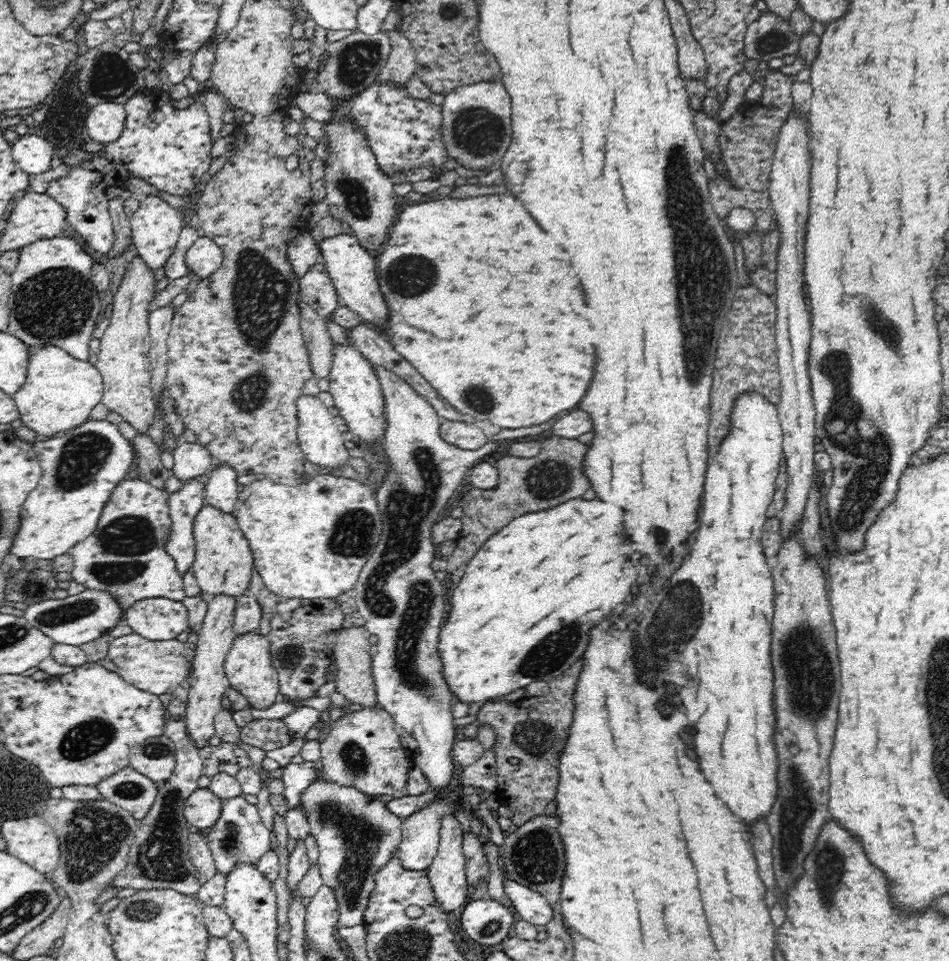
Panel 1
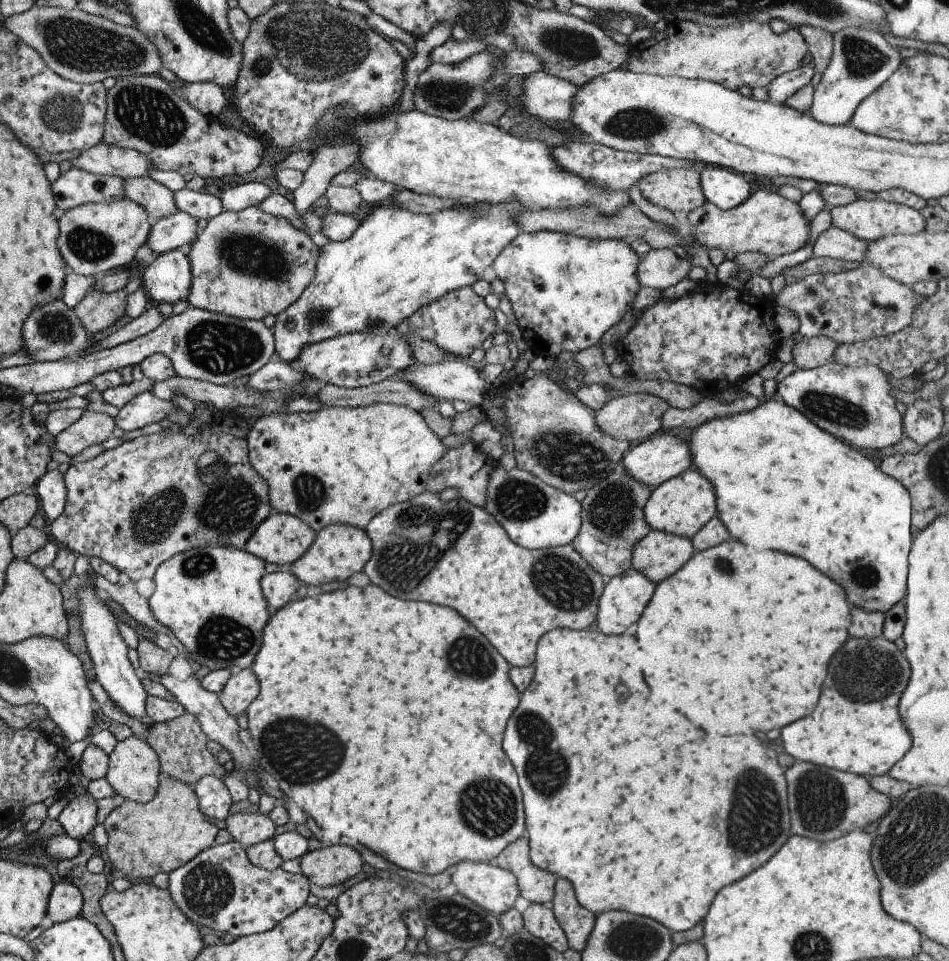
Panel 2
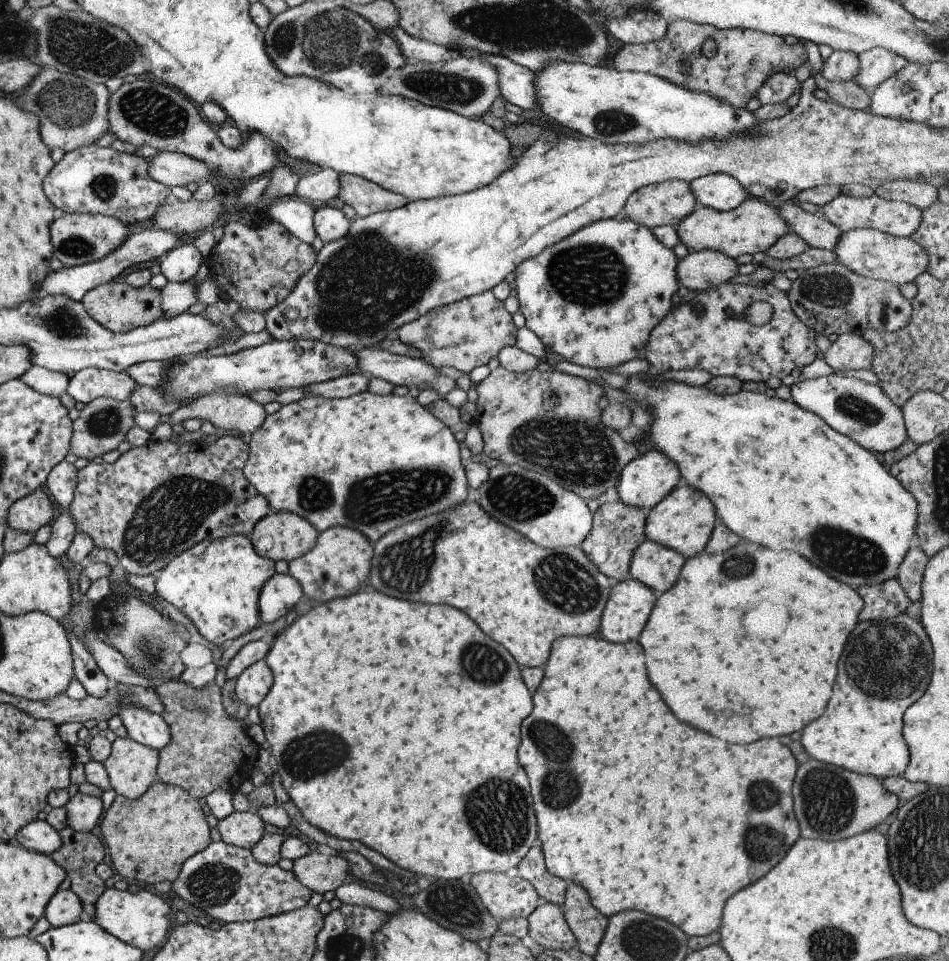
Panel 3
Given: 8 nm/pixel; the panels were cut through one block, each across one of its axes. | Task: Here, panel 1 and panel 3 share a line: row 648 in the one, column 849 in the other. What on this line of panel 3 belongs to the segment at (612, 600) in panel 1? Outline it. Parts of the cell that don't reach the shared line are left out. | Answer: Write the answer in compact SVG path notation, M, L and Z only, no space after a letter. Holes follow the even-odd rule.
M649 367L646 372L625 377L628 382L625 382L625 387L619 390L625 393L628 402L635 402L637 406L645 408L651 414L649 440L651 440L653 448L677 464L681 478L691 488L699 490L713 504L715 516L731 532L735 532L739 538L745 538L753 544L759 544L759 546L767 546L773 550L793 550L793 552L805 556L813 566L823 570L827 576L835 576L839 582L843 582L851 588L856 589L863 585L885 582L896 576L902 558L915 541L916 500L889 474L889 471L885 470L871 452L859 446L854 440L845 438L845 435L835 434L835 430L831 430L821 418L815 418L815 414L801 410L793 401L779 400L777 397L769 397L765 394L757 394L757 392L745 392L745 390L741 390L737 394L721 396L721 394L709 392L705 386L687 386L683 382L673 382L673 380L659 382L655 379L649 379L648 382L646 381L650 375L656 374L660 373L653 373Z

